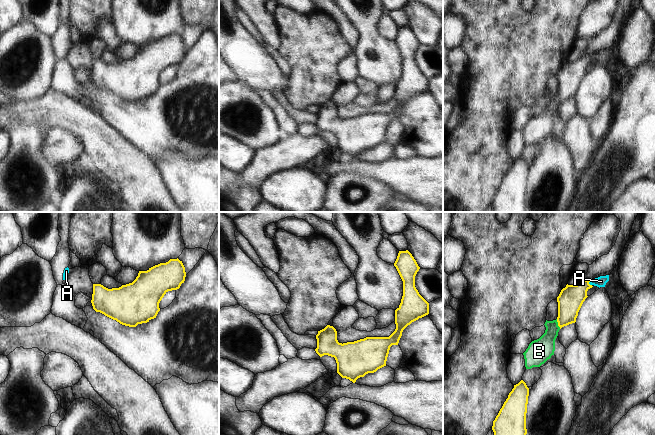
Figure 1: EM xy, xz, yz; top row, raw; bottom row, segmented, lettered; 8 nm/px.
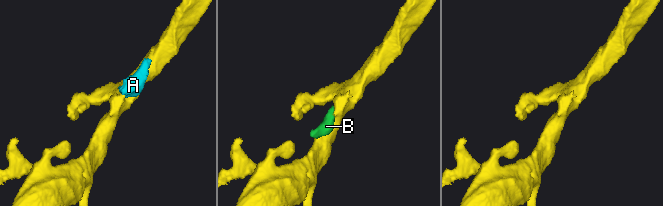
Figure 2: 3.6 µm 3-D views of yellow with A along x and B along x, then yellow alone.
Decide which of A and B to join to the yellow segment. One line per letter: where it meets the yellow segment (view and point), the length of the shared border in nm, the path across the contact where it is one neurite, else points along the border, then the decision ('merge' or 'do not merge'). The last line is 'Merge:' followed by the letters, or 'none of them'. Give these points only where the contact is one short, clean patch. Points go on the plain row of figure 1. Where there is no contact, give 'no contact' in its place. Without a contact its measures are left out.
A: meets yellow in yz at (588, 59); contact 40 nm long; runs through yz (571, 74), (588, 59), (601, 57); merge
B: meets yellow in yz at (558, 100); contact 90 nm long; do not merge
Merge: A

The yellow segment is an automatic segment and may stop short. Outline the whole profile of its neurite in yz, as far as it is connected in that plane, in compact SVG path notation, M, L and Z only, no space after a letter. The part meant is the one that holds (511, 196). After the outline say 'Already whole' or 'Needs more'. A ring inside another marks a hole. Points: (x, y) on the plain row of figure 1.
M521 156L509 169L493 197L494 212L526 212L526 189L529 164Z. Already whole.

